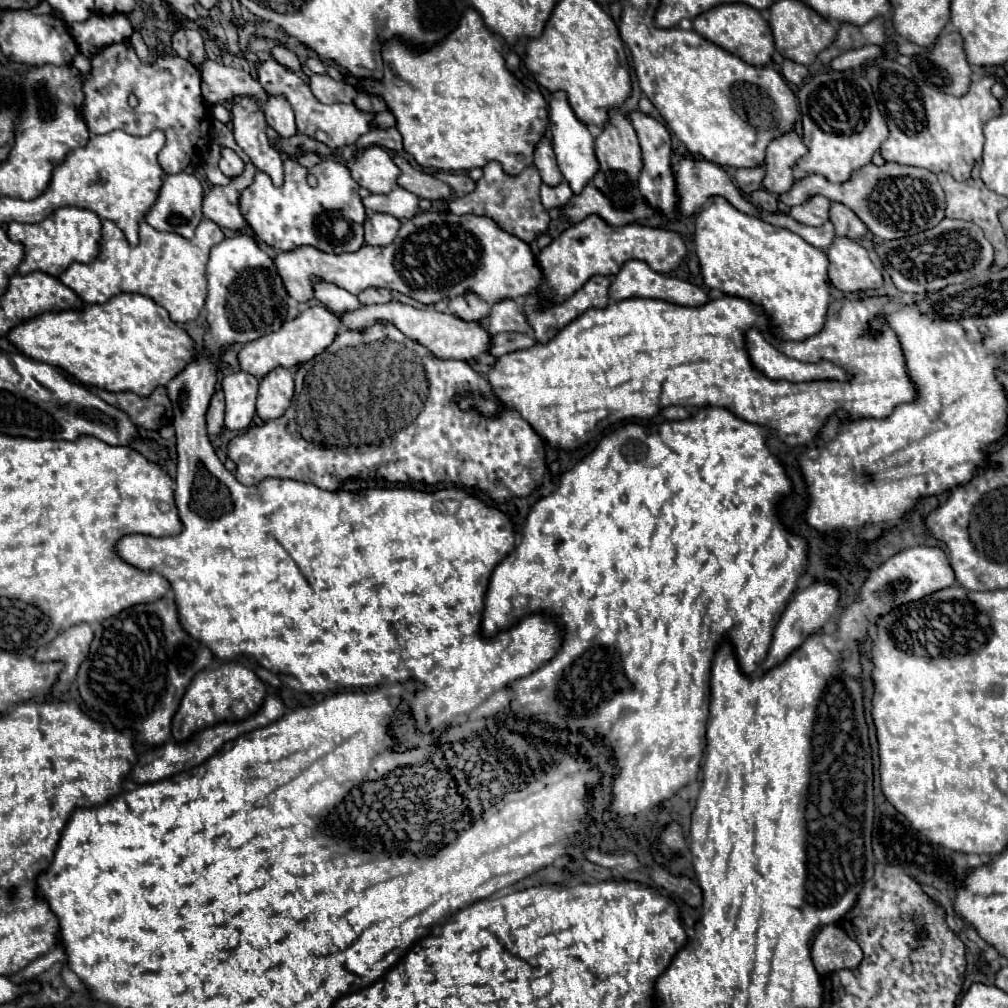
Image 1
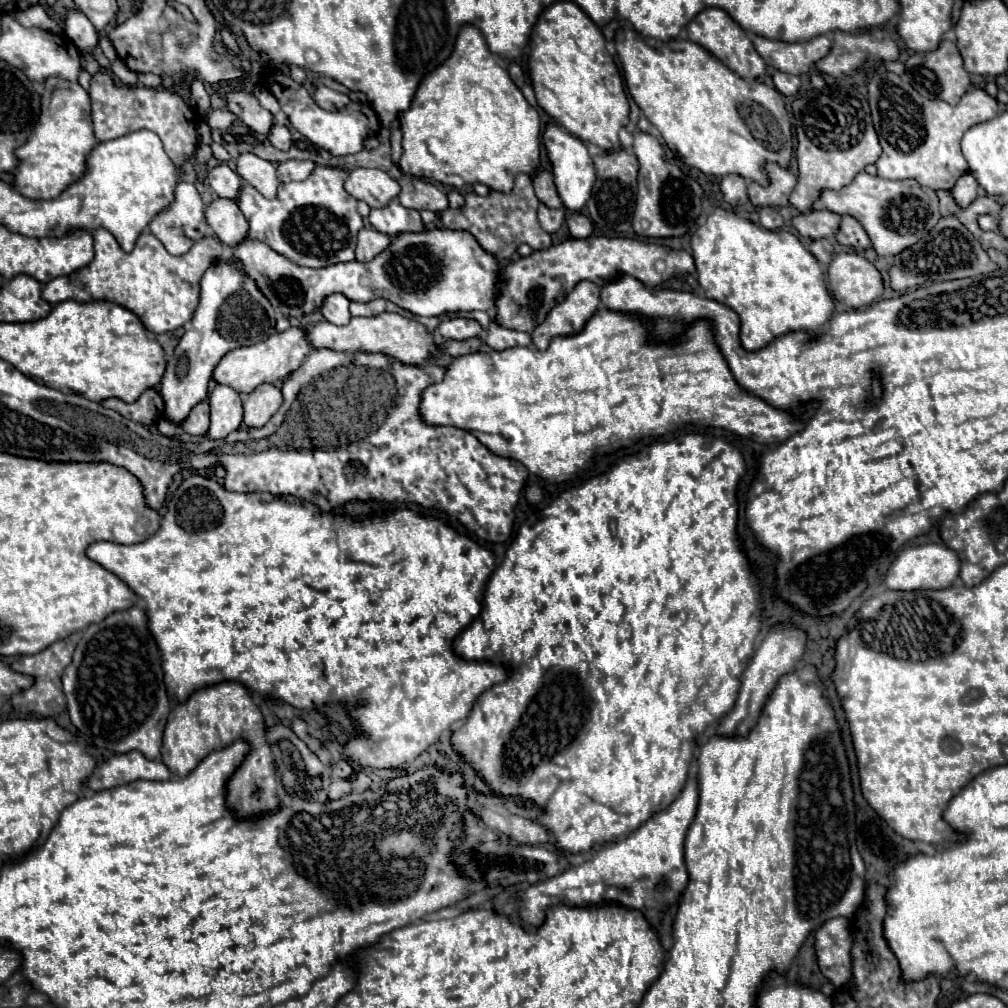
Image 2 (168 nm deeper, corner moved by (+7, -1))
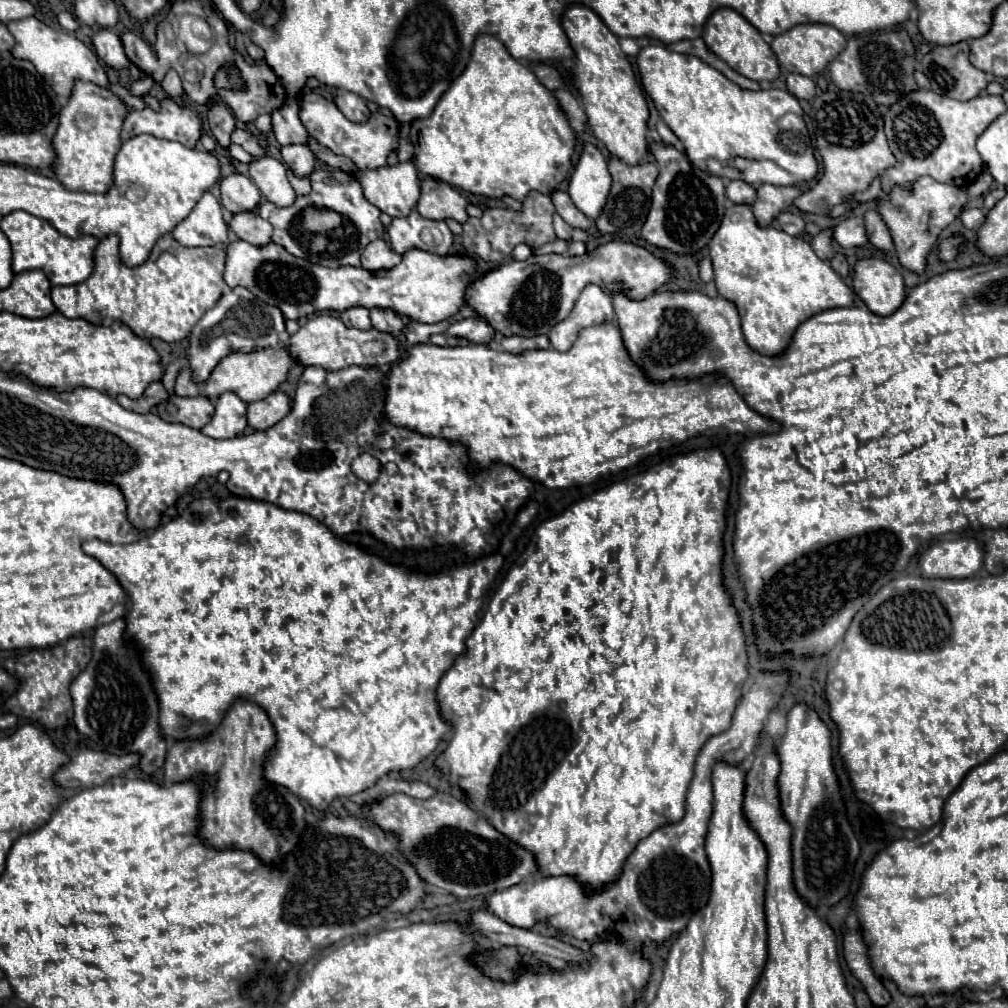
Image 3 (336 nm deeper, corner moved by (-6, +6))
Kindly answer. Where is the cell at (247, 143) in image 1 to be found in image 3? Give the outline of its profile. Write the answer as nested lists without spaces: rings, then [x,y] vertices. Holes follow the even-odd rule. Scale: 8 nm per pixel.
[[[259,157],[249,163],[249,177],[269,203],[277,207],[289,207],[295,203],[297,195],[289,185],[287,167],[281,161],[271,157]]]

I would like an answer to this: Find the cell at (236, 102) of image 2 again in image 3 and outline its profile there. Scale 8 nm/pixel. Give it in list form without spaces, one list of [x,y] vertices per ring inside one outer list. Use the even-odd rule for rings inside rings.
[[[291,97],[285,101],[281,109],[273,111],[273,133],[281,145],[309,143],[309,133],[297,113],[299,113],[299,103],[297,99],[291,99]]]

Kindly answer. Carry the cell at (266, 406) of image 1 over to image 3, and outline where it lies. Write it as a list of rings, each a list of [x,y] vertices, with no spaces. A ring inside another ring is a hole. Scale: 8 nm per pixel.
[[[275,391],[269,397],[247,405],[247,425],[253,431],[265,431],[279,423],[289,413],[289,409],[289,397],[281,391]]]

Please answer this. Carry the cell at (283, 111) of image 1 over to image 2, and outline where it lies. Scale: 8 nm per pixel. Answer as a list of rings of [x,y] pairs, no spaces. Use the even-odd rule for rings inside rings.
[[[274,122],[272,130],[270,130],[270,134],[268,134],[268,140],[270,140],[270,142],[276,146],[276,148],[280,148],[280,150],[288,150],[288,148],[290,148],[290,144],[292,144],[288,126]]]

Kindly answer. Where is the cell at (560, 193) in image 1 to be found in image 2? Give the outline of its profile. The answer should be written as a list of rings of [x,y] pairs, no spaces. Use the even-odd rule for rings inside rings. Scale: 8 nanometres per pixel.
[[[540,204],[538,208],[538,220],[542,224],[542,228],[546,232],[556,232],[560,226],[562,226],[562,220],[564,220],[564,212],[566,208],[548,208],[546,204]]]

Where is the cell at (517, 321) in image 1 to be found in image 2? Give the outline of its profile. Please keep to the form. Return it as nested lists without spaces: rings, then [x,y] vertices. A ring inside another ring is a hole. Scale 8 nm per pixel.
[[[494,310],[488,312],[488,314],[492,316],[490,326],[488,326],[488,338],[486,338],[488,346],[492,346],[494,350],[506,350],[506,348],[512,348],[512,346],[530,346],[532,344],[528,332],[518,332],[518,330],[504,328],[494,320],[496,318]]]

